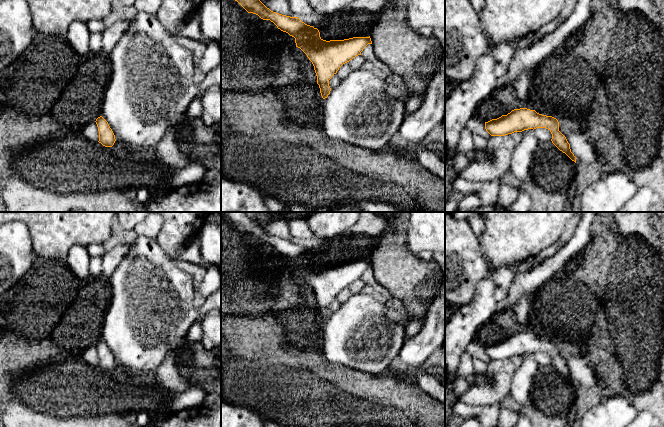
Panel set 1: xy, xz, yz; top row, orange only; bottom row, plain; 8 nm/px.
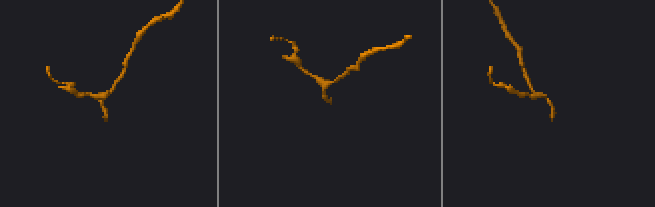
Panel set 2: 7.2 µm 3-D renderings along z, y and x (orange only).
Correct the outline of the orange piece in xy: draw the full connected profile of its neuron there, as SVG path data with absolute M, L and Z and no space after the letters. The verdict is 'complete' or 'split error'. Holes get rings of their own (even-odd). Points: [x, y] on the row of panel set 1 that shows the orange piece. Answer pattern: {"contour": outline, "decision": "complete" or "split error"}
{"contour": "M102 116L98 117L95 122L97 124L98 131L99 131L98 142L105 147L112 147L116 139L108 122Z", "decision": "complete"}

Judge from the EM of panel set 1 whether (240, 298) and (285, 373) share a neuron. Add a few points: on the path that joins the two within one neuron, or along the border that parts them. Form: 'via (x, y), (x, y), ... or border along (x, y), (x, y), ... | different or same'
via (254, 317), (259, 328), (277, 348), (277, 354) | same

